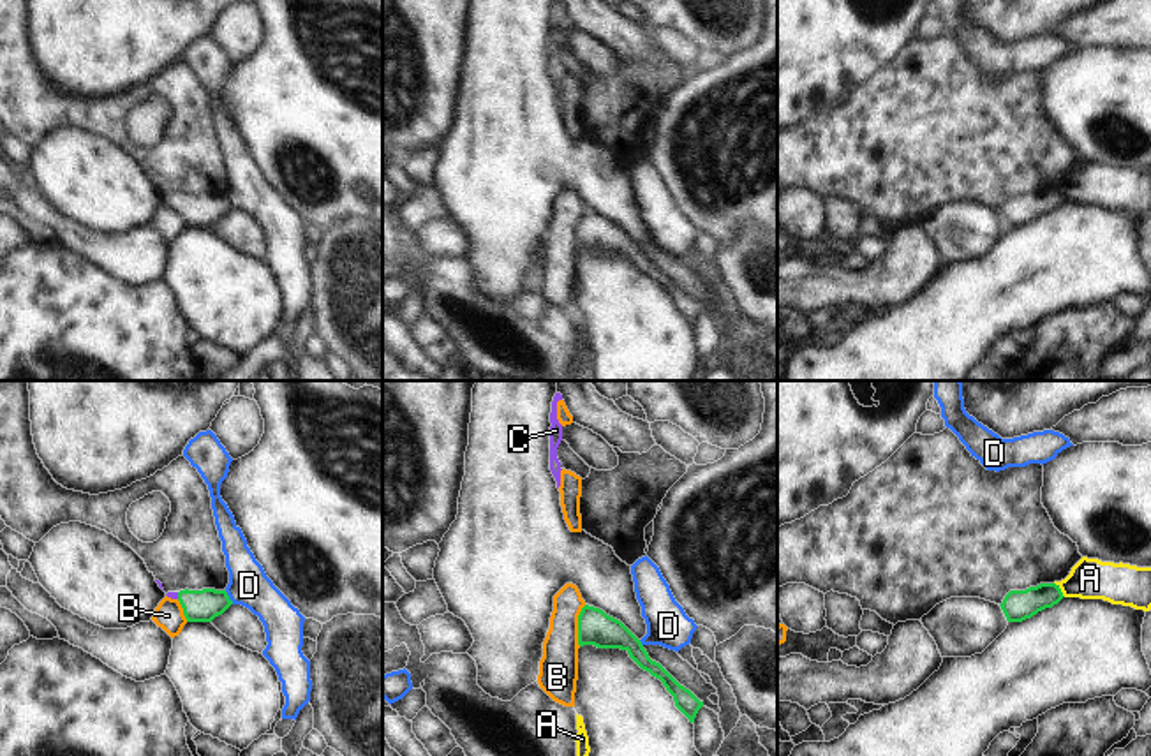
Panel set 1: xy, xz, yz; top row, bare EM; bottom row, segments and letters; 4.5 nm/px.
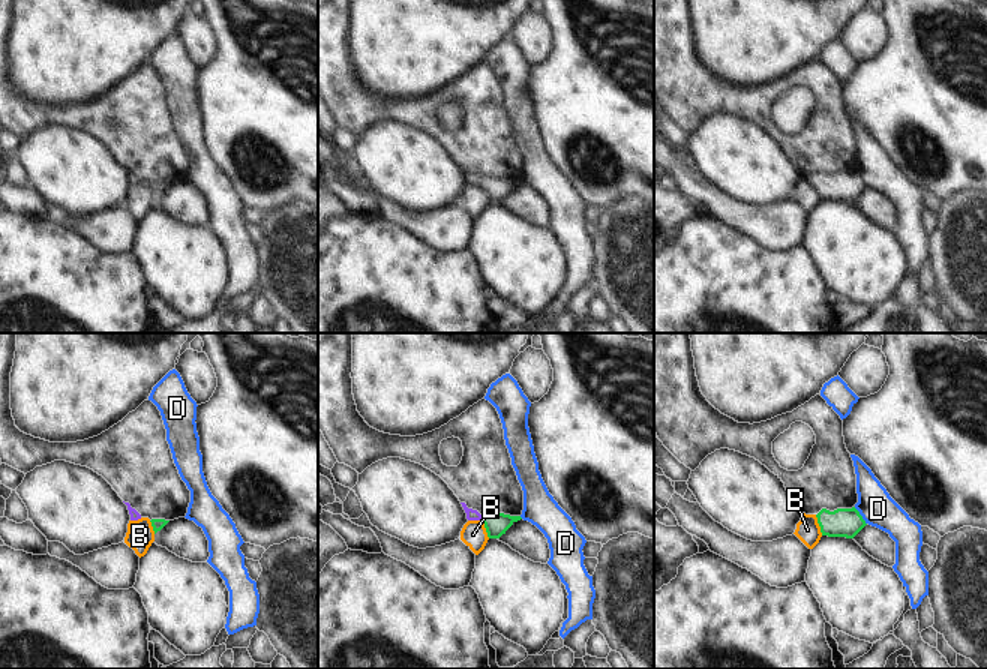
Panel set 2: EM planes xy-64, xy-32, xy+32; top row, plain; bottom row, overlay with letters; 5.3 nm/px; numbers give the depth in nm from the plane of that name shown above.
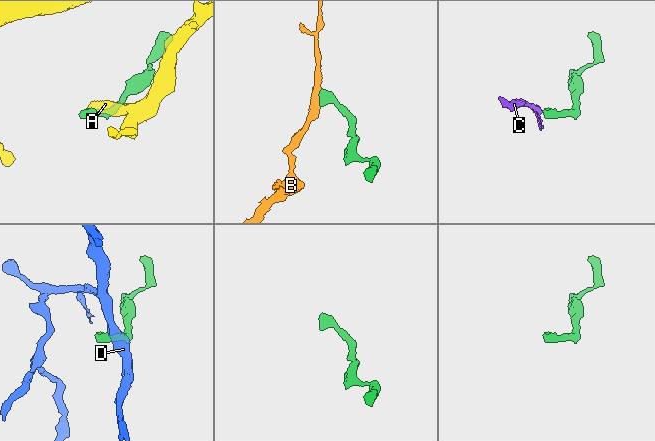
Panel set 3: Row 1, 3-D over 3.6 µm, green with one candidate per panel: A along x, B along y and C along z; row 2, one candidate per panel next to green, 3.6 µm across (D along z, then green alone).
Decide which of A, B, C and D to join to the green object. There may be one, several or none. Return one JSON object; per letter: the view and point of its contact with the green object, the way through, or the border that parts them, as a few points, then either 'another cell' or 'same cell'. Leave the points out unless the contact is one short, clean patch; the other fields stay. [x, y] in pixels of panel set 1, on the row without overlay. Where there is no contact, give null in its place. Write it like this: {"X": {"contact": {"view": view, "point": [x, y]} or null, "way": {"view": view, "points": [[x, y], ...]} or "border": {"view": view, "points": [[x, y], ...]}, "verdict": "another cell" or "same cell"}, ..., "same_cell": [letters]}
{"A": {"contact": {"view": "yz", "point": [1060, 194]}, "border": {"view": "yz", "points": [[1054, 187], [1065, 201]]}, "verdict": "another cell"}, "B": {"contact": {"view": "xz", "point": [579, 231]}, "border": {"view": "xz", "points": [[586, 210], [579, 221], [579, 251]]}, "verdict": "another cell"}, "C": {"contact": {"view": "xy", "point": [178, 201]}, "way": {"view": "xy", "points": [[205, 210], [196, 210], [178, 201], [170, 200]]}, "verdict": "same cell"}, "D": {"contact": {"view": "xy", "point": [228, 203]}, "border": {"view": "xy", "points": [[224, 196], [233, 208]]}, "verdict": "another cell"}, "same_cell": ["C"]}

